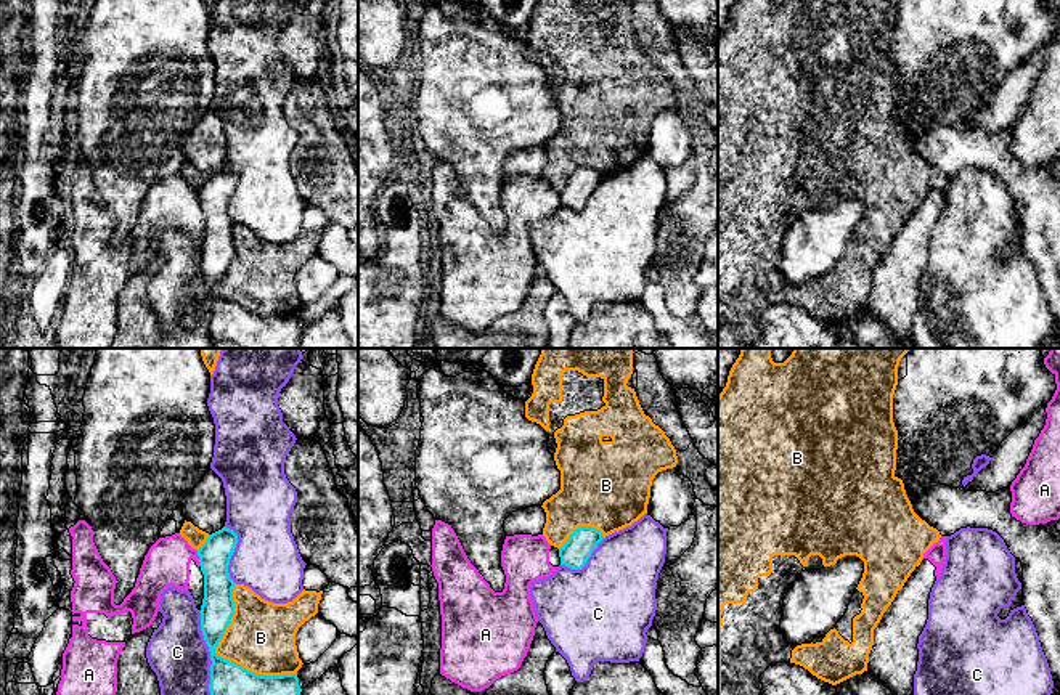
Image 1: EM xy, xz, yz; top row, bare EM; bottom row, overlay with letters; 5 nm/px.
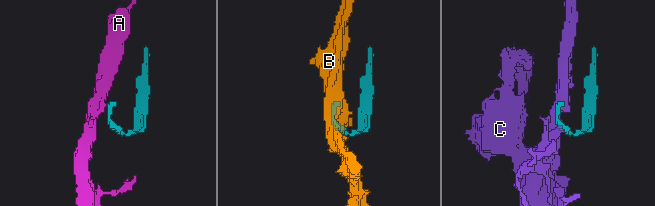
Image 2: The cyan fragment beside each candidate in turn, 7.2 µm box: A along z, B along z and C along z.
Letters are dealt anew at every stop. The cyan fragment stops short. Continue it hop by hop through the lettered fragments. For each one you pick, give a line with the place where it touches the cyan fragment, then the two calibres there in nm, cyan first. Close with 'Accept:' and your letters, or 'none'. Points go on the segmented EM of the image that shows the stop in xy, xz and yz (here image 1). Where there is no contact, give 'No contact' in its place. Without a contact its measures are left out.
Accept: none

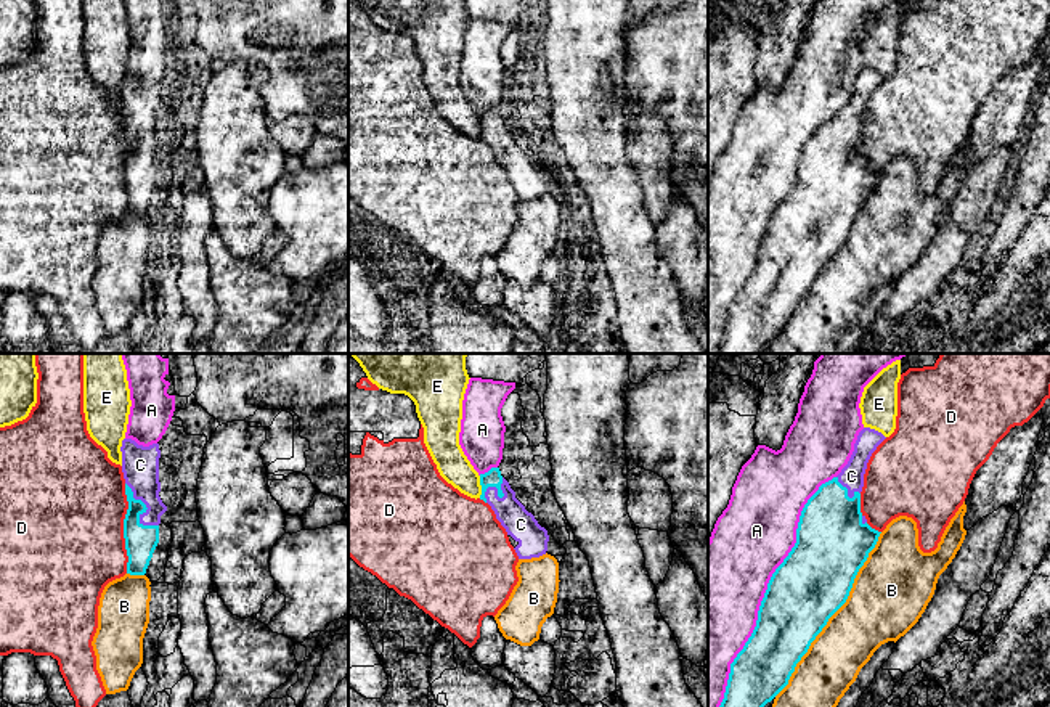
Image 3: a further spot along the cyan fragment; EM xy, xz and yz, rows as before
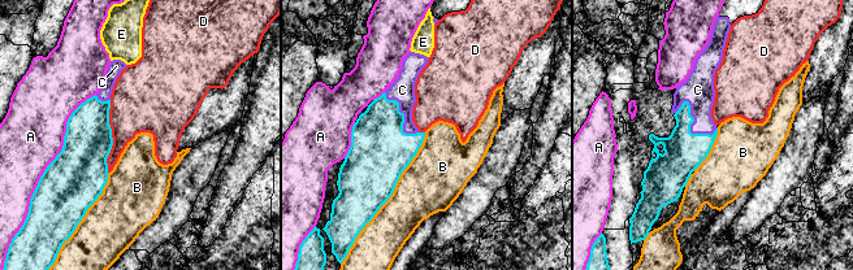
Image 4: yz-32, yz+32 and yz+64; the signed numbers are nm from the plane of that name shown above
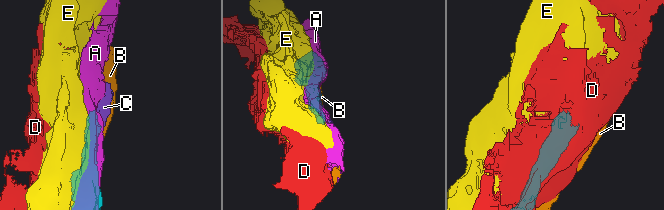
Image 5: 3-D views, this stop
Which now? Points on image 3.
C: Touches cyan at xy (146, 508). Thickness 160 nm (cyan) against 190 nm
Accept: C

